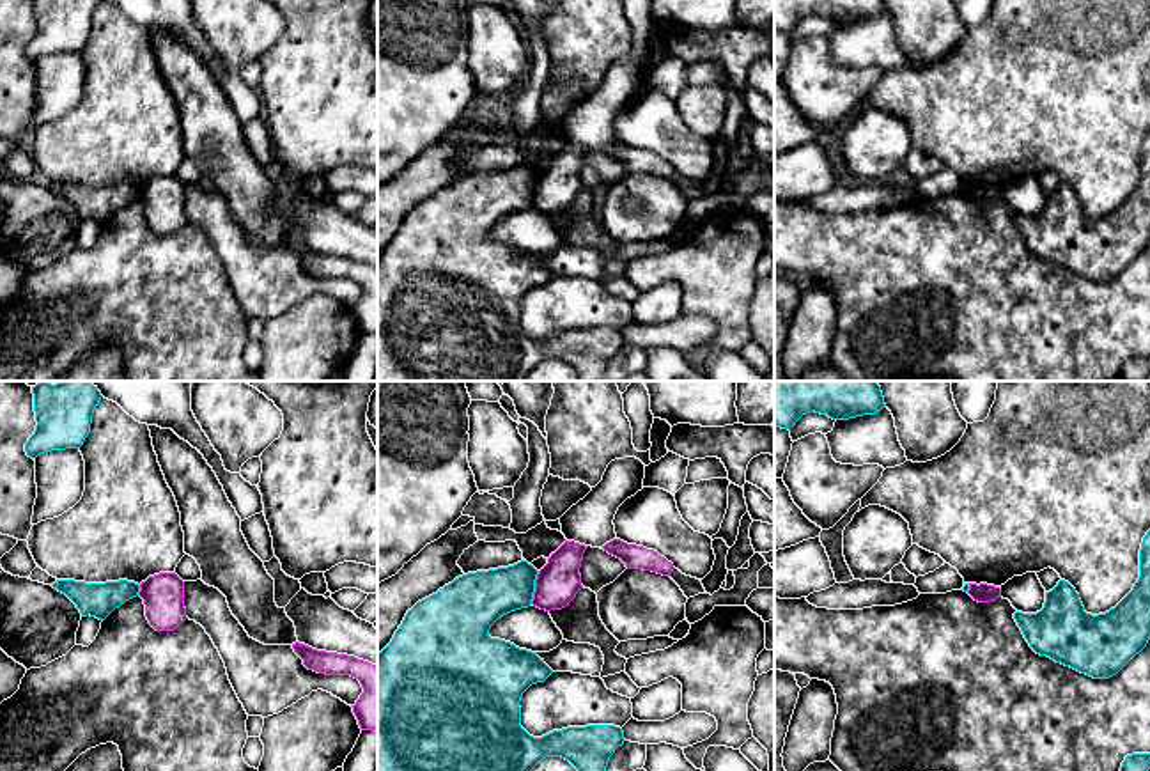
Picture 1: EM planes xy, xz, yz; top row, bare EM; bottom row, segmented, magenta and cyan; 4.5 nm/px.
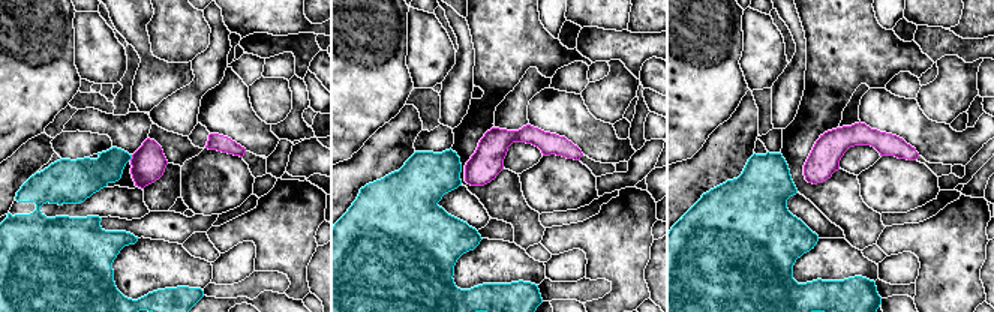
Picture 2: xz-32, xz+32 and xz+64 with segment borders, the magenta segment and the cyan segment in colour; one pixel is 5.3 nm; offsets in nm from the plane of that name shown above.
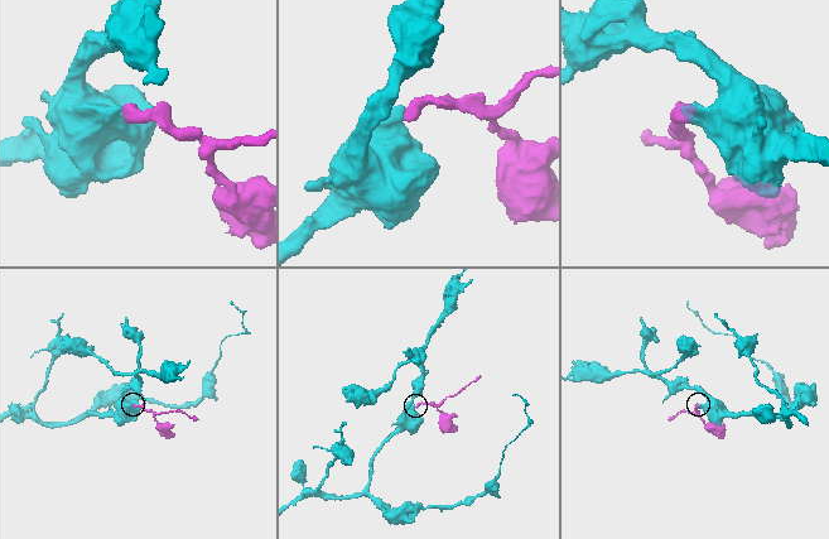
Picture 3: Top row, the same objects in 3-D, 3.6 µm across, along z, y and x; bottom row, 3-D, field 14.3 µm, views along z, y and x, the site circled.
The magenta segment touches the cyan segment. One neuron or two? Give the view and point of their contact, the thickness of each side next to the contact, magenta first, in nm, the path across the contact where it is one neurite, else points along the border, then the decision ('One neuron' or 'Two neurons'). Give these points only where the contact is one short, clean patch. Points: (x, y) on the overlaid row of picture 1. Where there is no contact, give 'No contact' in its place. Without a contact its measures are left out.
Touches magenta at xz (536, 587). Thickness 200 nm (magenta) against 240 nm. Boundary: xz (539, 571), (530, 603). Two neurons

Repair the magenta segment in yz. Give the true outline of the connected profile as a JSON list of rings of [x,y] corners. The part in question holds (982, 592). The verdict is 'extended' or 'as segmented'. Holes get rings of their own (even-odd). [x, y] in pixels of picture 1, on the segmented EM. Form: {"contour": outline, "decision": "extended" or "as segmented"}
{"contour": [[[969,583],[967,594],[978,603],[991,603],[1001,597],[1001,588],[987,583]]], "decision": "as segmented"}

